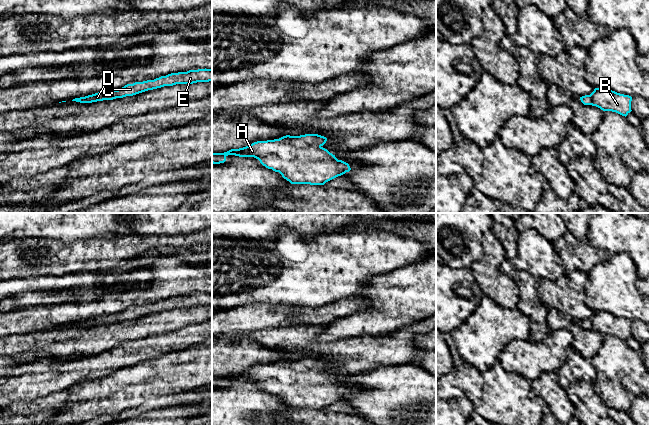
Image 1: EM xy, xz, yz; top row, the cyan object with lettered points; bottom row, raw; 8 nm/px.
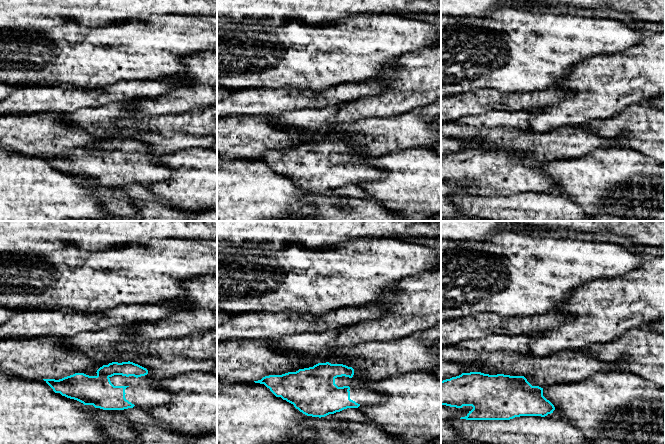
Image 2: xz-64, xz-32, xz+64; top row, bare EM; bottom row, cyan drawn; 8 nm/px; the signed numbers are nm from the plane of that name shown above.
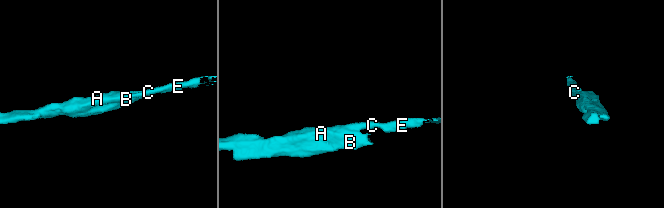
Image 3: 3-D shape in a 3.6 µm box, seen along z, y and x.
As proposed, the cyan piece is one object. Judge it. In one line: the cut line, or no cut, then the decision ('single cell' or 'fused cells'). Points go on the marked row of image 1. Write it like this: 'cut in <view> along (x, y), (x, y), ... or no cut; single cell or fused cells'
no cut; single cell

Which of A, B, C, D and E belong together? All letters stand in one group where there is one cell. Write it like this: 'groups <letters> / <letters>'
groups A B C D E

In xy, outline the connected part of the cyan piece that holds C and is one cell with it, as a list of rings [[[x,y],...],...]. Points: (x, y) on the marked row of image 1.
[[[212,69],[189,70],[187,72],[171,73],[161,76],[154,80],[143,82],[135,82],[127,84],[118,90],[110,90],[108,92],[98,92],[85,97],[75,98],[72,101],[80,103],[92,103],[103,100],[113,100],[126,96],[133,96],[148,90],[161,88],[164,86],[173,86],[176,84],[193,84],[197,82],[212,81]]]

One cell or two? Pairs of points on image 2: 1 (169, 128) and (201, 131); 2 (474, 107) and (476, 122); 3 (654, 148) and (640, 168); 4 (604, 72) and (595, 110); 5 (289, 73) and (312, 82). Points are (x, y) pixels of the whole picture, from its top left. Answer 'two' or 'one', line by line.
1: one
2: two
3: two
4: one
5: one

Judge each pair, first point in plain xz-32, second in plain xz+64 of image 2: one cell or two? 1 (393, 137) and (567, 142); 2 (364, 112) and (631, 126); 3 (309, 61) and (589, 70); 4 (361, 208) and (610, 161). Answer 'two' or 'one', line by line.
1: one
2: two
3: two
4: two

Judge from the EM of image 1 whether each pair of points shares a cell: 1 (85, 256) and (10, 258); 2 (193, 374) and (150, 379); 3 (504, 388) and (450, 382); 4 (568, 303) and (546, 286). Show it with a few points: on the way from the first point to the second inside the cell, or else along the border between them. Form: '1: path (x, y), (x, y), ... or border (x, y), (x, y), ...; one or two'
1: path (66, 258), (56, 260), (49, 267), (29, 268); one
2: path (182, 377), (177, 379), (161, 379); one
3: path (491, 388), (488, 388), (483, 383), (463, 383); one
4: path (563, 298), (551, 291); one

